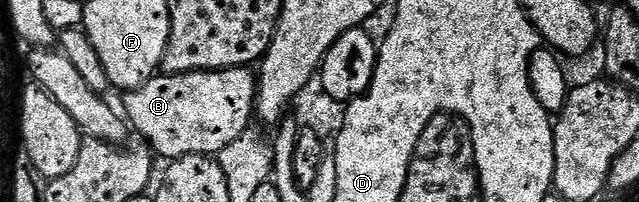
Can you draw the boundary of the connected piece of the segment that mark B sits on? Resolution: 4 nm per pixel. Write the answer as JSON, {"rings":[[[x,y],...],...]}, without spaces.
{"rings":[[[243,66],[223,69],[153,76],[146,84],[123,95],[123,117],[129,127],[135,133],[137,130],[145,138],[141,139],[164,160],[195,154],[216,156],[249,129],[251,122],[248,121],[253,121],[256,109],[257,75]]]}

